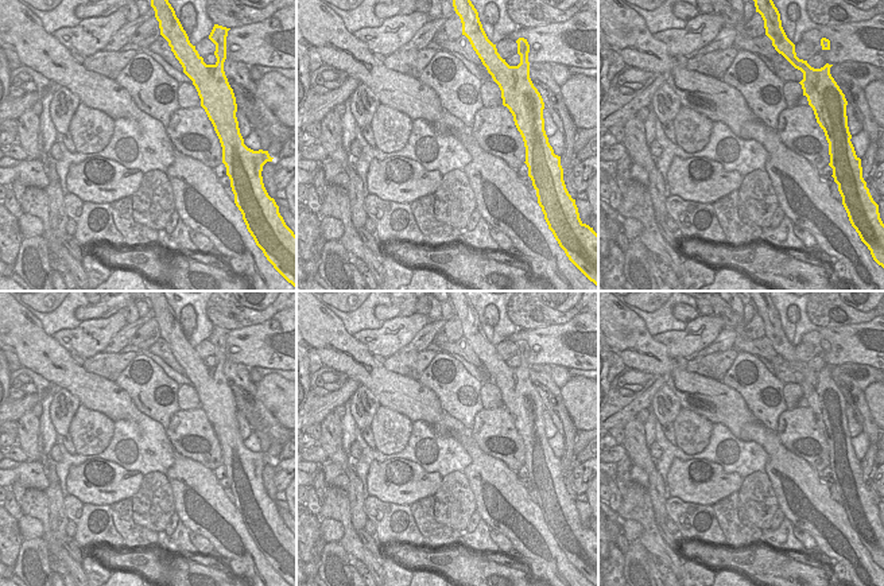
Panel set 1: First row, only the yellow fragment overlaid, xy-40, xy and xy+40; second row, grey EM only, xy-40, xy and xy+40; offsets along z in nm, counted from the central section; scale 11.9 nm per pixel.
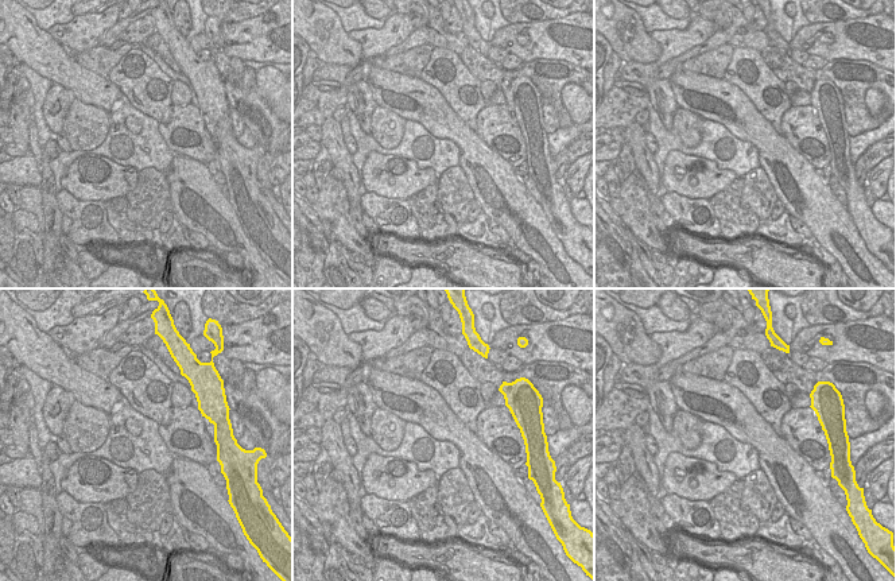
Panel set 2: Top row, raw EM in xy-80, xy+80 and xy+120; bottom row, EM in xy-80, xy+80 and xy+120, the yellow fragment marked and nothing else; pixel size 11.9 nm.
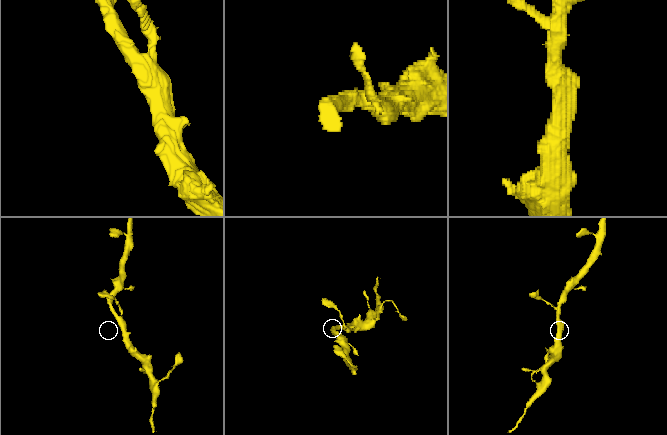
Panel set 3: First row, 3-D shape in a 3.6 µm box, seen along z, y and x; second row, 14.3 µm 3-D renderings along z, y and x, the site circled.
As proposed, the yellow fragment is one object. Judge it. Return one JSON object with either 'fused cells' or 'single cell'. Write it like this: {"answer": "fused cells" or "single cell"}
{"answer": "fused cells"}

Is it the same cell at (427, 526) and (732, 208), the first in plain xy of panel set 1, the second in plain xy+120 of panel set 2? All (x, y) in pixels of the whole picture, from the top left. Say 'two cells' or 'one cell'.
one cell

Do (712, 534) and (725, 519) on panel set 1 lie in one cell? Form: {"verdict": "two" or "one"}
{"verdict": "two"}

